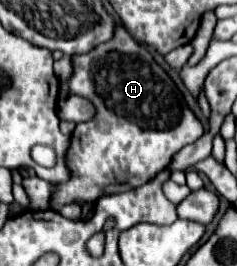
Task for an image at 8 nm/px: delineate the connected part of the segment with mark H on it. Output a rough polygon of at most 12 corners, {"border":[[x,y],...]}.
{"border":[[121,23],[73,55],[89,99],[53,211],[125,193],[203,135]]}

